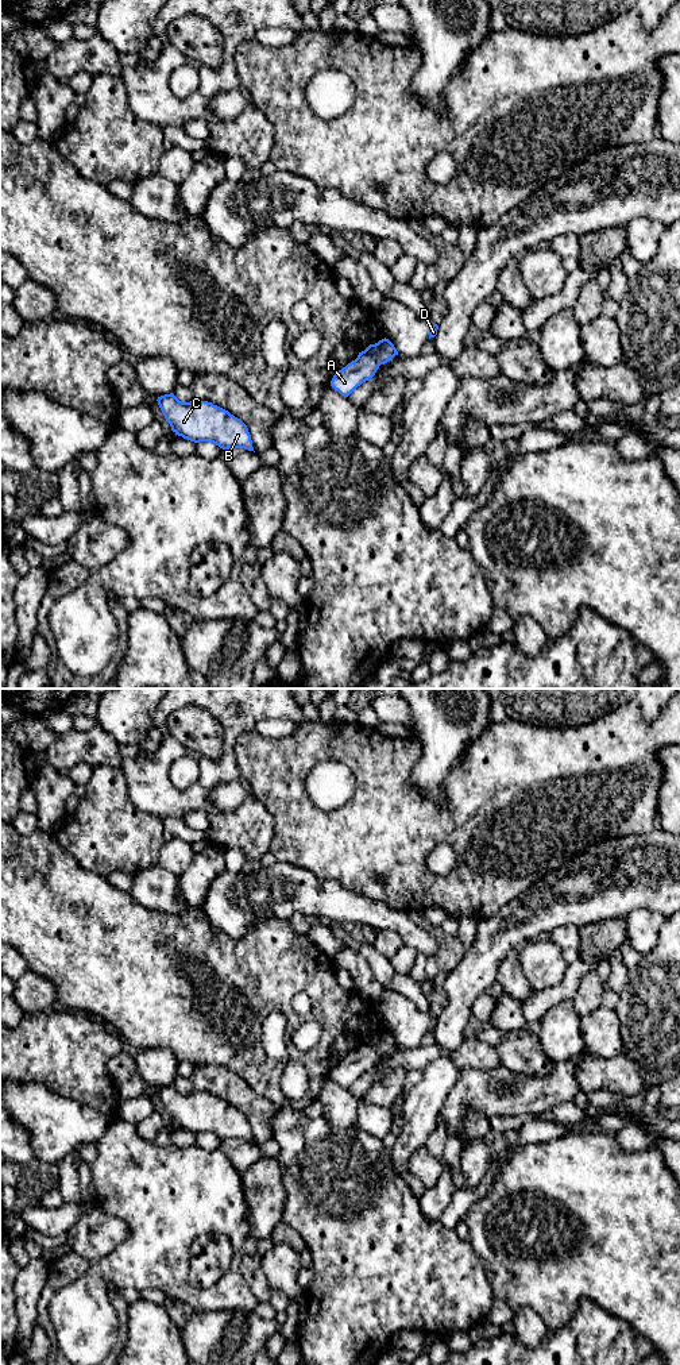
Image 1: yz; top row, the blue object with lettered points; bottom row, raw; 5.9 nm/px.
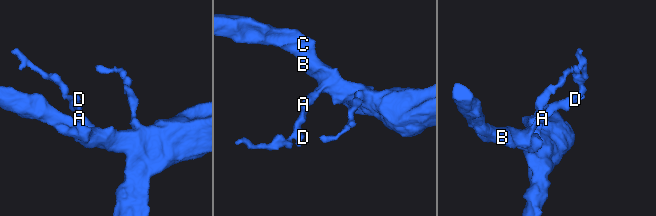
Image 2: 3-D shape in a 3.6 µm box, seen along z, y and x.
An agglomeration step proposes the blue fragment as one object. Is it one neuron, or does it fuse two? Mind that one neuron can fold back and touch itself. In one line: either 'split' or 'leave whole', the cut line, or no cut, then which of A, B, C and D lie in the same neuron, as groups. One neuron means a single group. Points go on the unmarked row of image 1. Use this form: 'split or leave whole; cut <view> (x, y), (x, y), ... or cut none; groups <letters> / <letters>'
leave whole; cut none; groups A B C D

